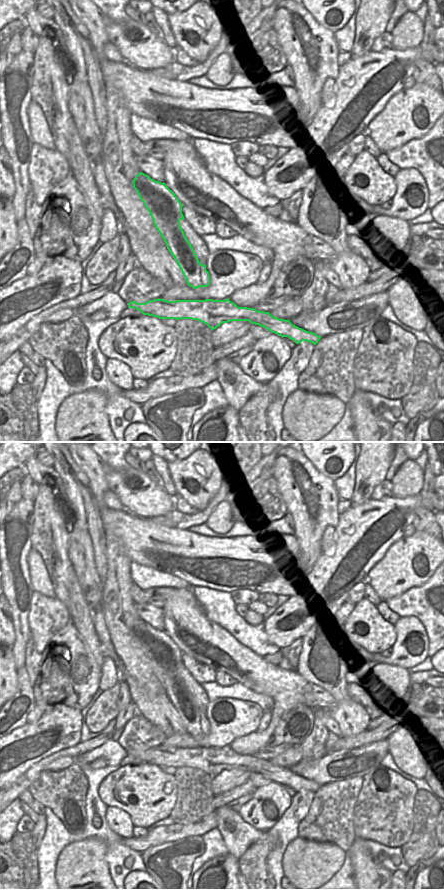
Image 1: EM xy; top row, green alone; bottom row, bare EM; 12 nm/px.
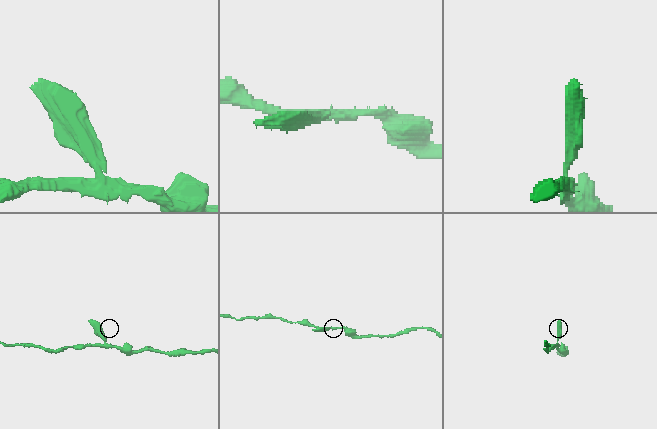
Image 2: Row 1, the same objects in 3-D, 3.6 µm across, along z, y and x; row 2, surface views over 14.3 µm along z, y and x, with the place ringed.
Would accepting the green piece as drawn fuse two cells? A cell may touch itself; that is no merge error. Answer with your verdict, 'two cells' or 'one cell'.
one cell

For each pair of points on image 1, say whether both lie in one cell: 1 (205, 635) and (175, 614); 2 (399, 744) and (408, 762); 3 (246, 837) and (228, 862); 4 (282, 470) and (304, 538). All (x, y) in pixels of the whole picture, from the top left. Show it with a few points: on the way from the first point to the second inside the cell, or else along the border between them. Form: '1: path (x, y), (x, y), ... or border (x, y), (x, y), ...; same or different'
1: path (198, 634), (182, 620); same
2: path (403, 748), (408, 753), (408, 758); same
3: border (228, 852), (237, 859); different
4: path (291, 487), (301, 498), (304, 521); same

